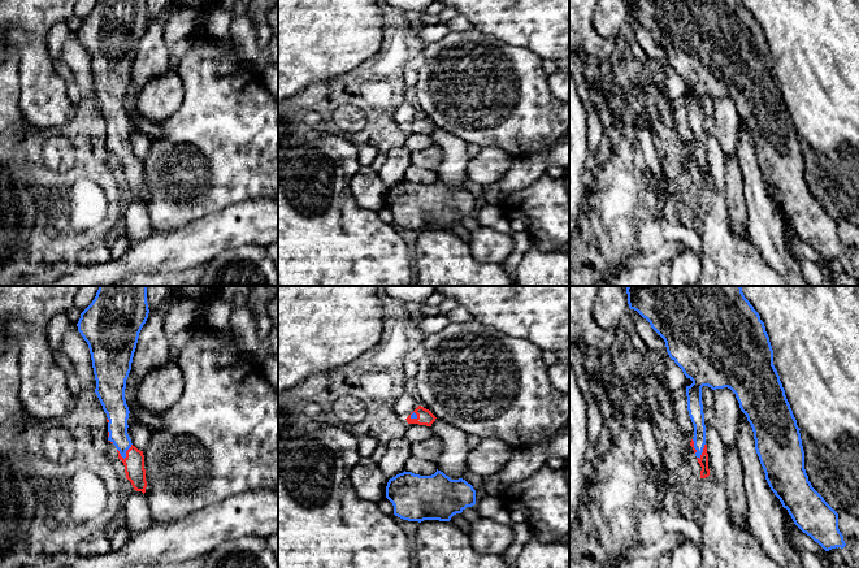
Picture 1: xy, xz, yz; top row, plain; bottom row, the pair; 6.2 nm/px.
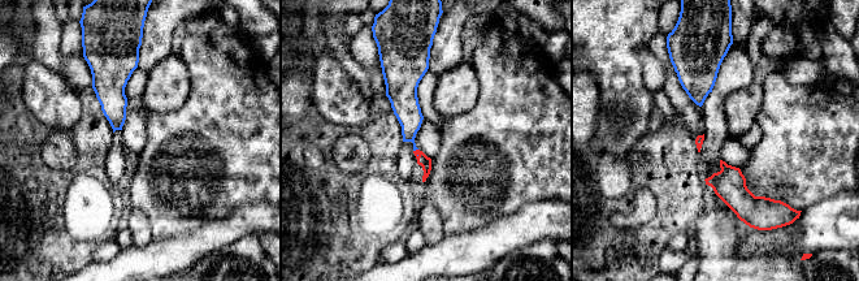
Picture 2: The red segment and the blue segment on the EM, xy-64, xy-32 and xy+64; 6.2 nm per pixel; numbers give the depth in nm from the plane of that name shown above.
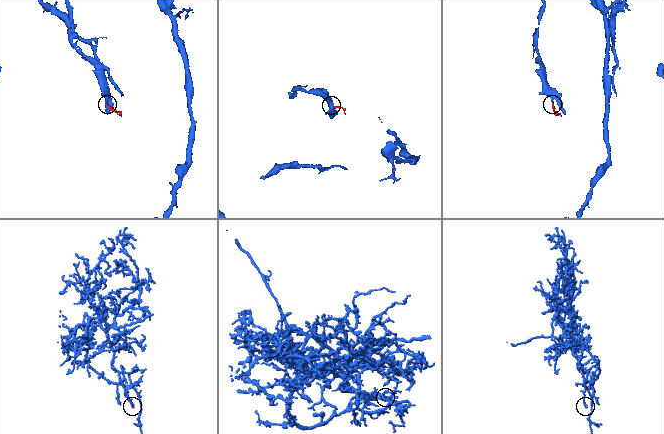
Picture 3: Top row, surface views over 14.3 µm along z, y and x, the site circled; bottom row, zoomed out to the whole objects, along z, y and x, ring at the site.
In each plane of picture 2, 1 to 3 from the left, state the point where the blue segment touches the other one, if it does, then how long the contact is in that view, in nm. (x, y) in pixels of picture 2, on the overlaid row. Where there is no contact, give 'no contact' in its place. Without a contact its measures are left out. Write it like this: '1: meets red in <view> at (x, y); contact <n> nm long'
1: no contact
2: meets red in xy-32 at (416, 150); contact 40 nm long
3: no contact

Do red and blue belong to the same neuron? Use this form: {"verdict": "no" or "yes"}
{"verdict": "yes"}

